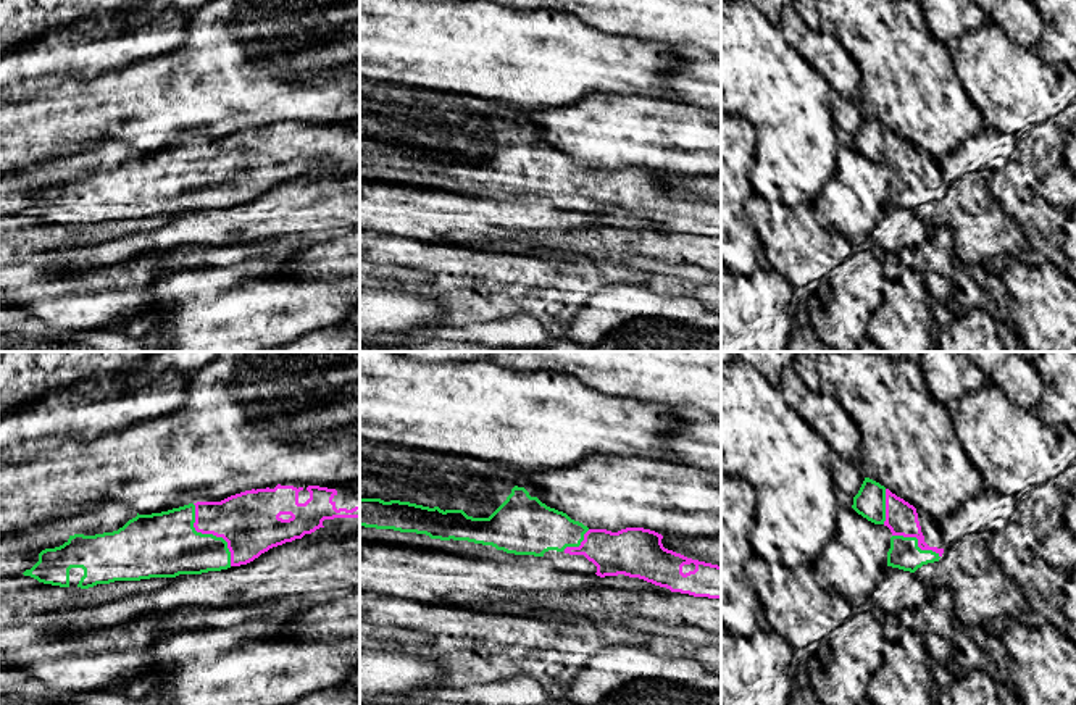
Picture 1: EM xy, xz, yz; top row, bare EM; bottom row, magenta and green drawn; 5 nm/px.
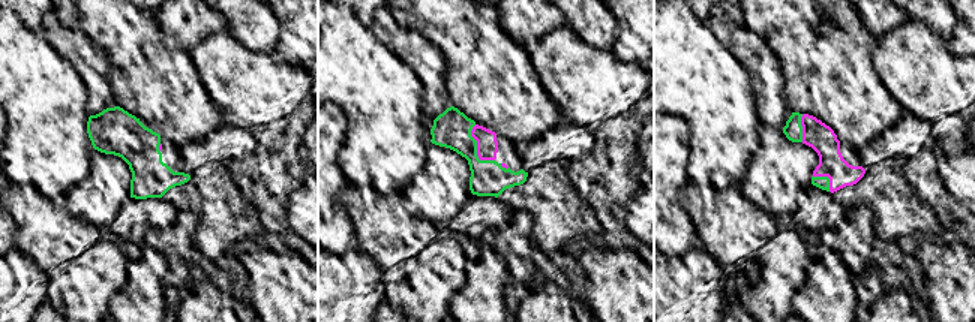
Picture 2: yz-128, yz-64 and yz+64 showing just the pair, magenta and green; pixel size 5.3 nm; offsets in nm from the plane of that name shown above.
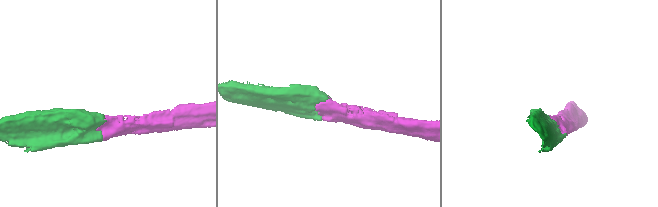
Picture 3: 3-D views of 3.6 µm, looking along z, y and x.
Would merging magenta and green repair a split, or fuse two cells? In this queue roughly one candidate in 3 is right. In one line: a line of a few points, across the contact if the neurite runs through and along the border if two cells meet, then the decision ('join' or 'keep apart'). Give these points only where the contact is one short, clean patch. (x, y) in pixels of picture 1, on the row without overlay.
join

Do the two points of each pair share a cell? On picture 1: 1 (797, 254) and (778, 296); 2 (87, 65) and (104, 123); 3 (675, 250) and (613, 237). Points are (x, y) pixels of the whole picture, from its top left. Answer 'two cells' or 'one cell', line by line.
1: two cells
2: two cells
3: one cell

